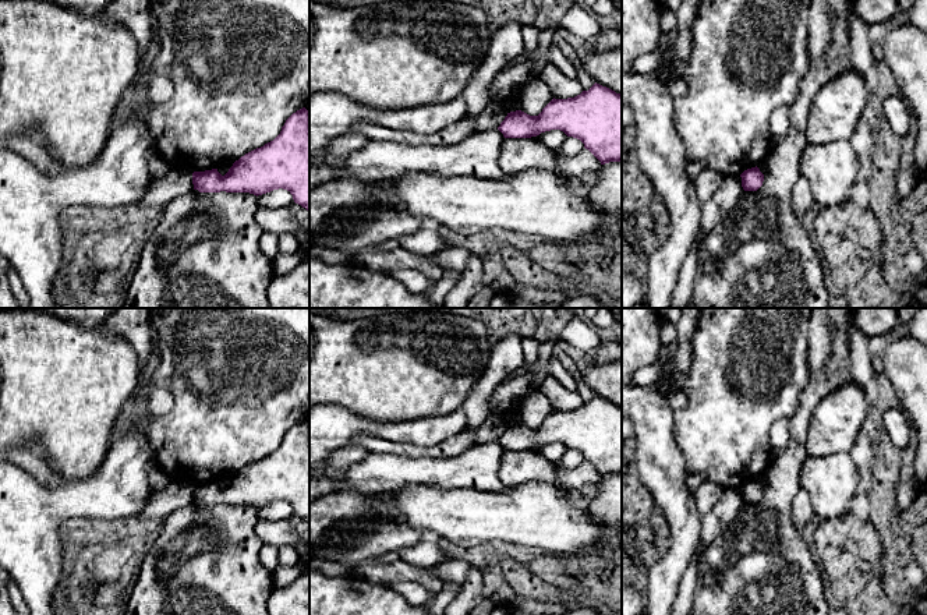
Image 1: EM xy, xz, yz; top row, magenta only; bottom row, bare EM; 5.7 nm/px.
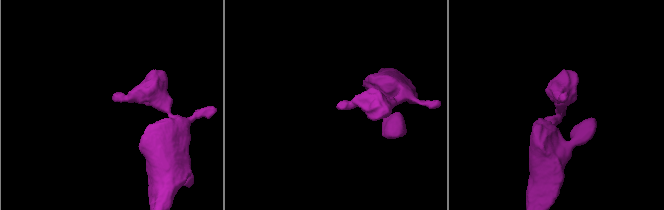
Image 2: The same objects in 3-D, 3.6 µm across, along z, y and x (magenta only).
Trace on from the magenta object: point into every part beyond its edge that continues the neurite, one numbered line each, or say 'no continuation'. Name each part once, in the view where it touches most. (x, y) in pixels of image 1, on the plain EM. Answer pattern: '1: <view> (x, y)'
no continuation

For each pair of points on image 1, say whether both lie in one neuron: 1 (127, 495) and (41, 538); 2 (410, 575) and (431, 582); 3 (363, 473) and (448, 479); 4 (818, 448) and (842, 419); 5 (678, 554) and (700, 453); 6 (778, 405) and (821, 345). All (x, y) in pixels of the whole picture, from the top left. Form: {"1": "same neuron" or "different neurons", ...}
{"1": "same neuron", "2": "same neuron", "3": "same neuron", "4": "same neuron", "5": "different neurons", "6": "different neurons"}

